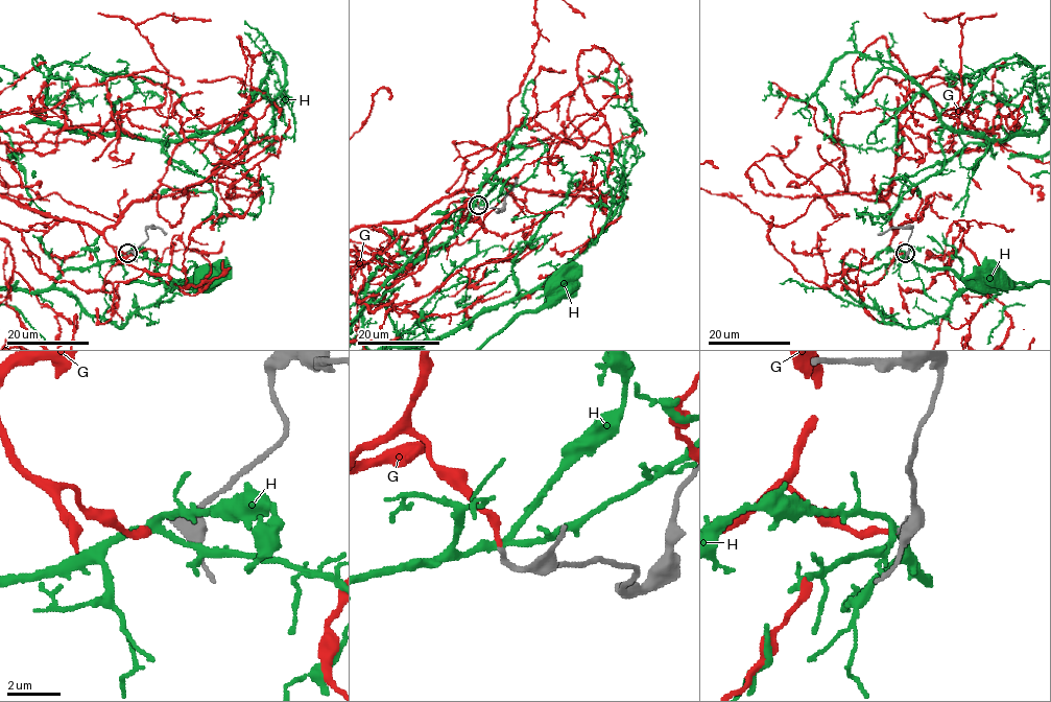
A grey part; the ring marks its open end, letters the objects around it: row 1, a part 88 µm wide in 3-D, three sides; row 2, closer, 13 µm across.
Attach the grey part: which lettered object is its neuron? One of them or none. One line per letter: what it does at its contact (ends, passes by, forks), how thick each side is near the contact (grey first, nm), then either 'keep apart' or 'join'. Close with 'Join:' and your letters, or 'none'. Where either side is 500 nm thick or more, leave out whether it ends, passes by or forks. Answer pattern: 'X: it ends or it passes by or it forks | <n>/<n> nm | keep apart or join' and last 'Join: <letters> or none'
G: it ends | 190/200 nm | join
H: it forks | 190/240 nm | keep apart
Join: G

